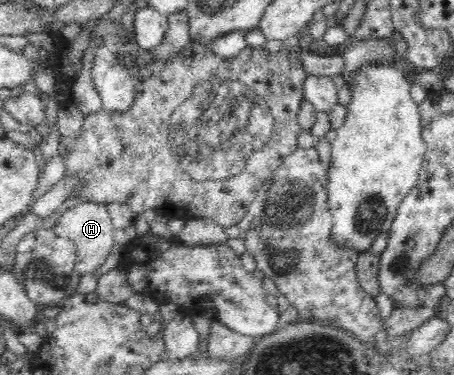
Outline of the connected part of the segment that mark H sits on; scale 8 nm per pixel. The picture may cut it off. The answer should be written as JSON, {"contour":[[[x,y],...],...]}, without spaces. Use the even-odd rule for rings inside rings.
{"contour":[[[86,201],[82,204],[72,206],[66,210],[60,219],[52,227],[55,234],[68,238],[75,245],[74,273],[79,276],[96,271],[112,251],[115,244],[114,234],[116,229],[112,224],[112,217],[106,208],[106,204]]]}

